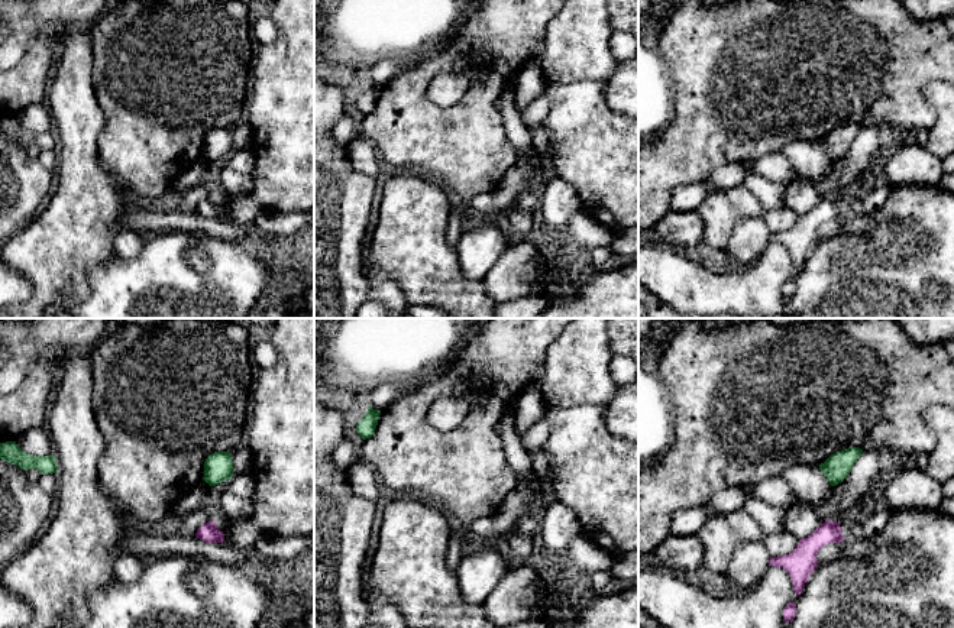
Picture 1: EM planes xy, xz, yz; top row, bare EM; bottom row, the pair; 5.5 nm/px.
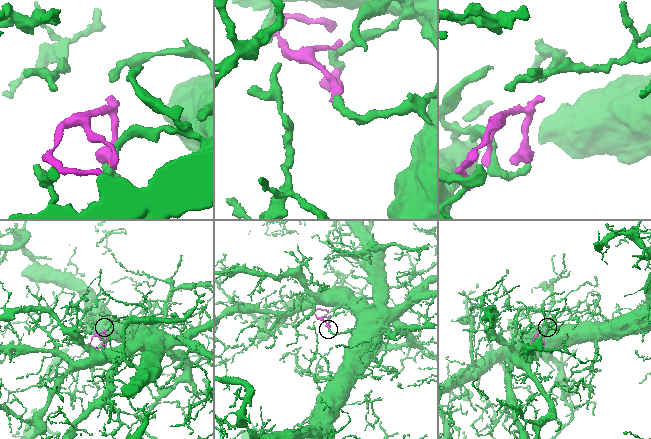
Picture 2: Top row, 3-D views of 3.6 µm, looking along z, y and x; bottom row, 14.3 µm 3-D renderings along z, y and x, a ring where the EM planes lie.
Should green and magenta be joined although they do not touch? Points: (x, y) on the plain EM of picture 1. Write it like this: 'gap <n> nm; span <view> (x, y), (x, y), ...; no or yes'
gap 190 nm; span xy (213, 161), (213, 196); no

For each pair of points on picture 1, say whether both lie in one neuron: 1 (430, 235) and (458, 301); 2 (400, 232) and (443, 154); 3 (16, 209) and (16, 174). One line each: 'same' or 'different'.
1: same
2: different
3: same

